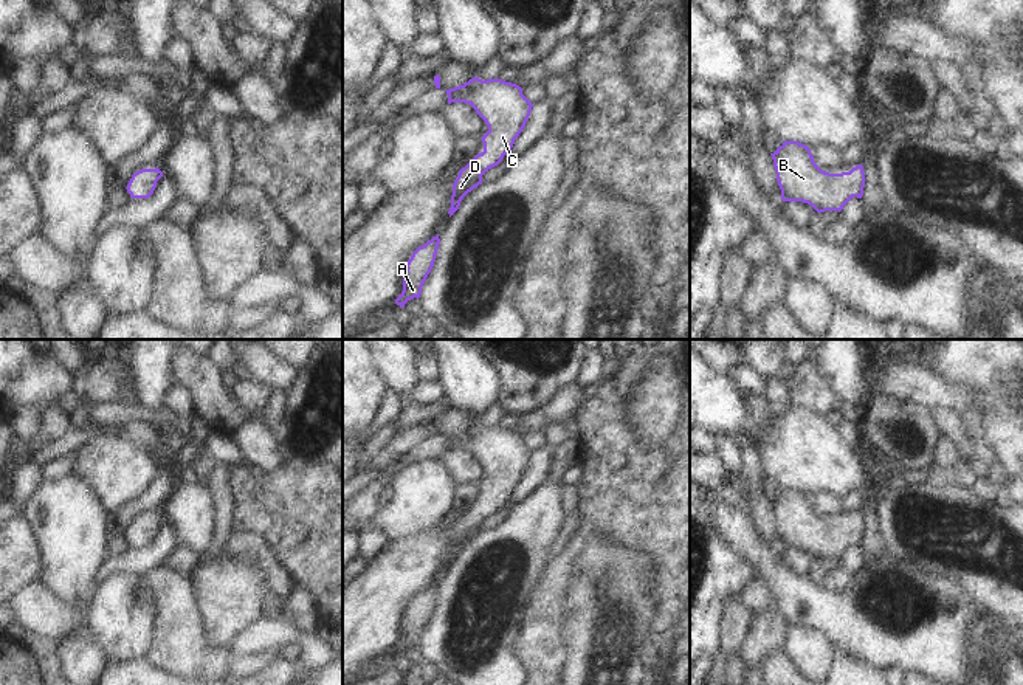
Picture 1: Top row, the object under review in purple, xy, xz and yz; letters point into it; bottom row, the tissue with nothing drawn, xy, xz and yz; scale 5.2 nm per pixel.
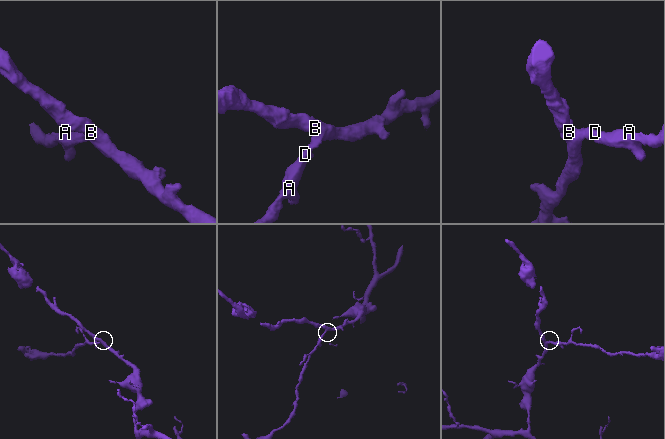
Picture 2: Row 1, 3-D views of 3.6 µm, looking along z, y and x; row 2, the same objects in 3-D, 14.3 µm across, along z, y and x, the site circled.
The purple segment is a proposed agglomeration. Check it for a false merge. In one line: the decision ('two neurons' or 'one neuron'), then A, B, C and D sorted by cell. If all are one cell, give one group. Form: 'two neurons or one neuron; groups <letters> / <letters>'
one neuron; groups A B C D

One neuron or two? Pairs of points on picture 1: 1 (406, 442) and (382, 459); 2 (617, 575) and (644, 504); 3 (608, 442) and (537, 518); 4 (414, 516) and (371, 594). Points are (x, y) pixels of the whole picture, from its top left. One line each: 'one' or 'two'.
1: one
2: two
3: two
4: two

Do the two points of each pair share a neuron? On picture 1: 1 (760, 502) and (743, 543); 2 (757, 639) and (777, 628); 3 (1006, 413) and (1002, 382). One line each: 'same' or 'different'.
1: different
2: same
3: same

